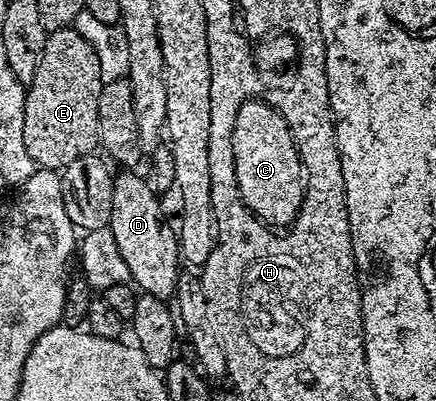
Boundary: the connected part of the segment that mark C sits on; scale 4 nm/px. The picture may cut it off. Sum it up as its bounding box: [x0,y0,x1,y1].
[233,98,305,229]

